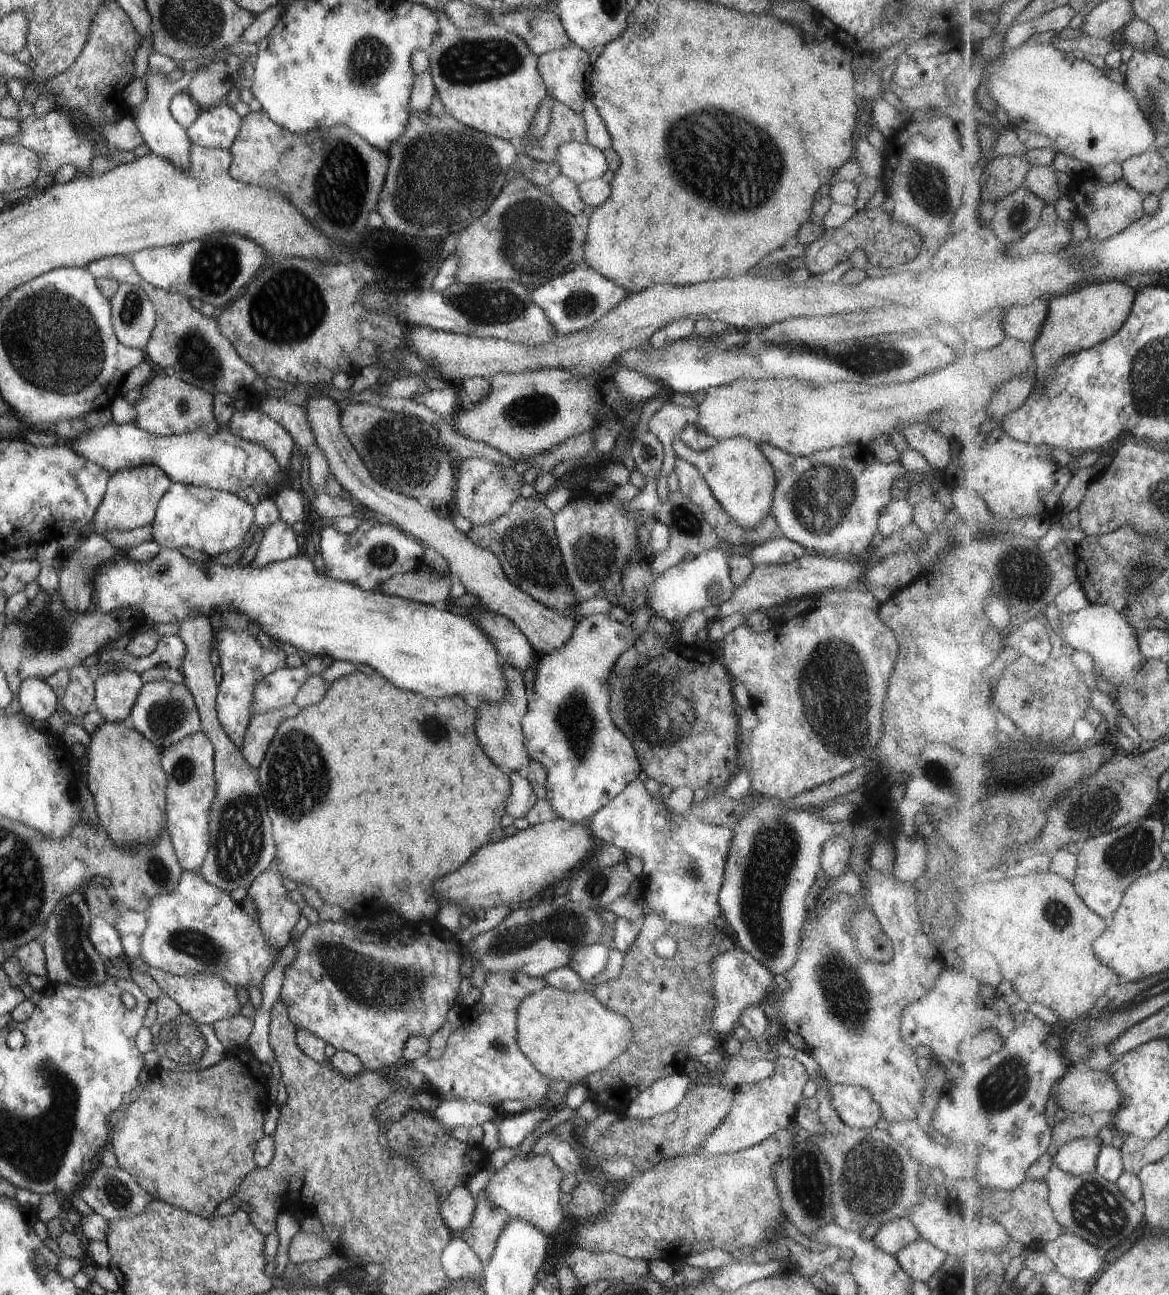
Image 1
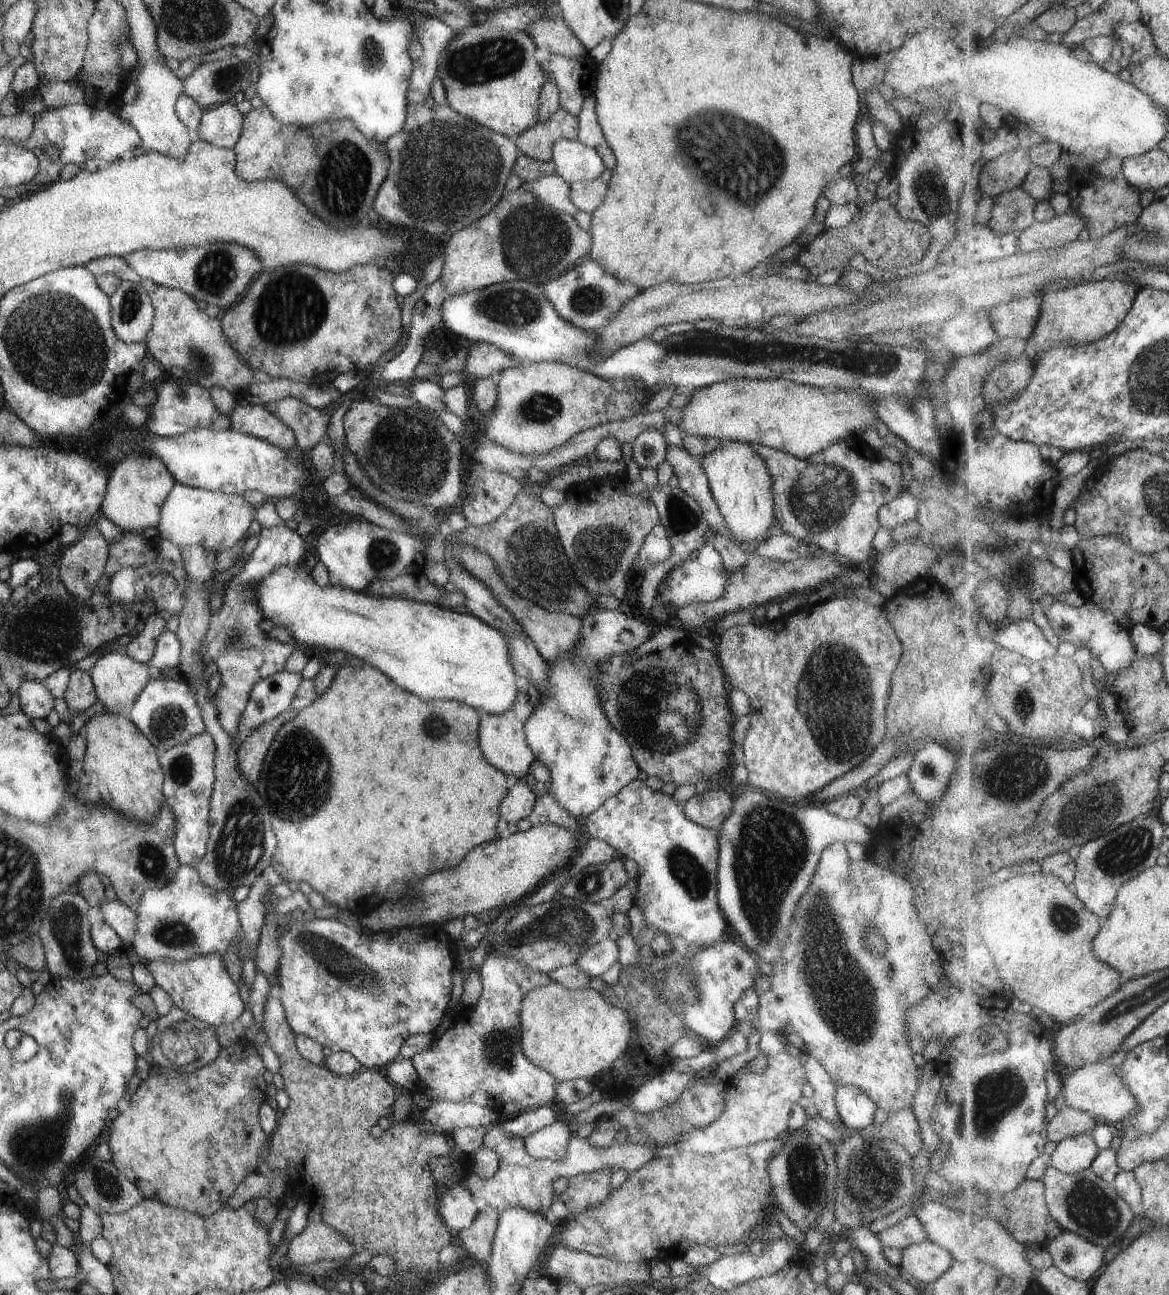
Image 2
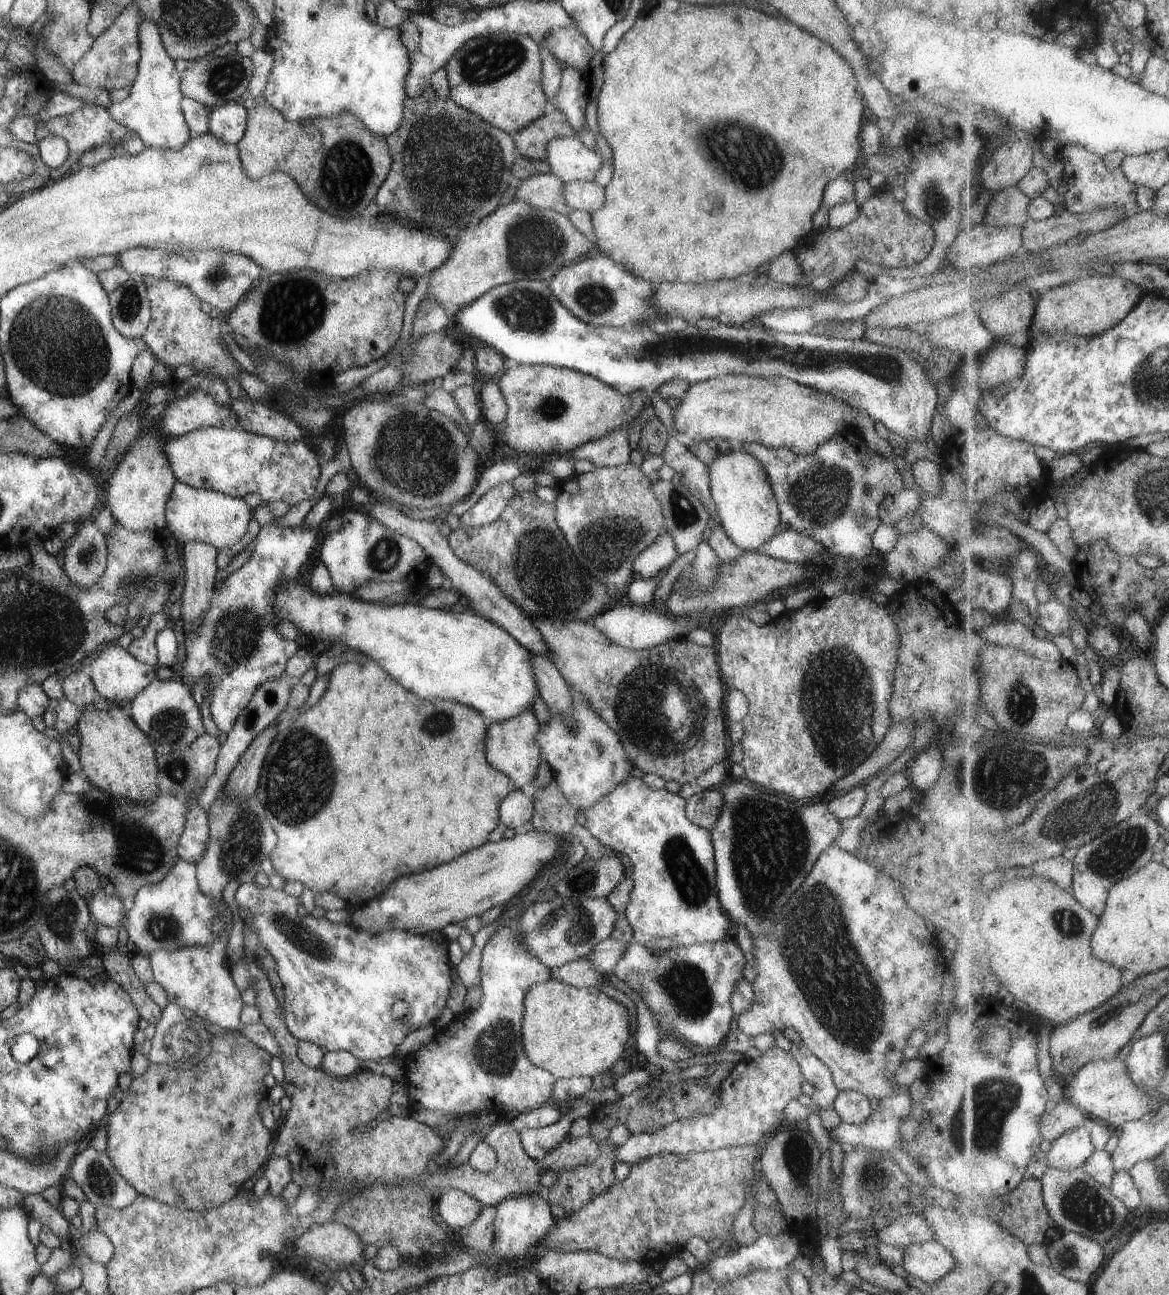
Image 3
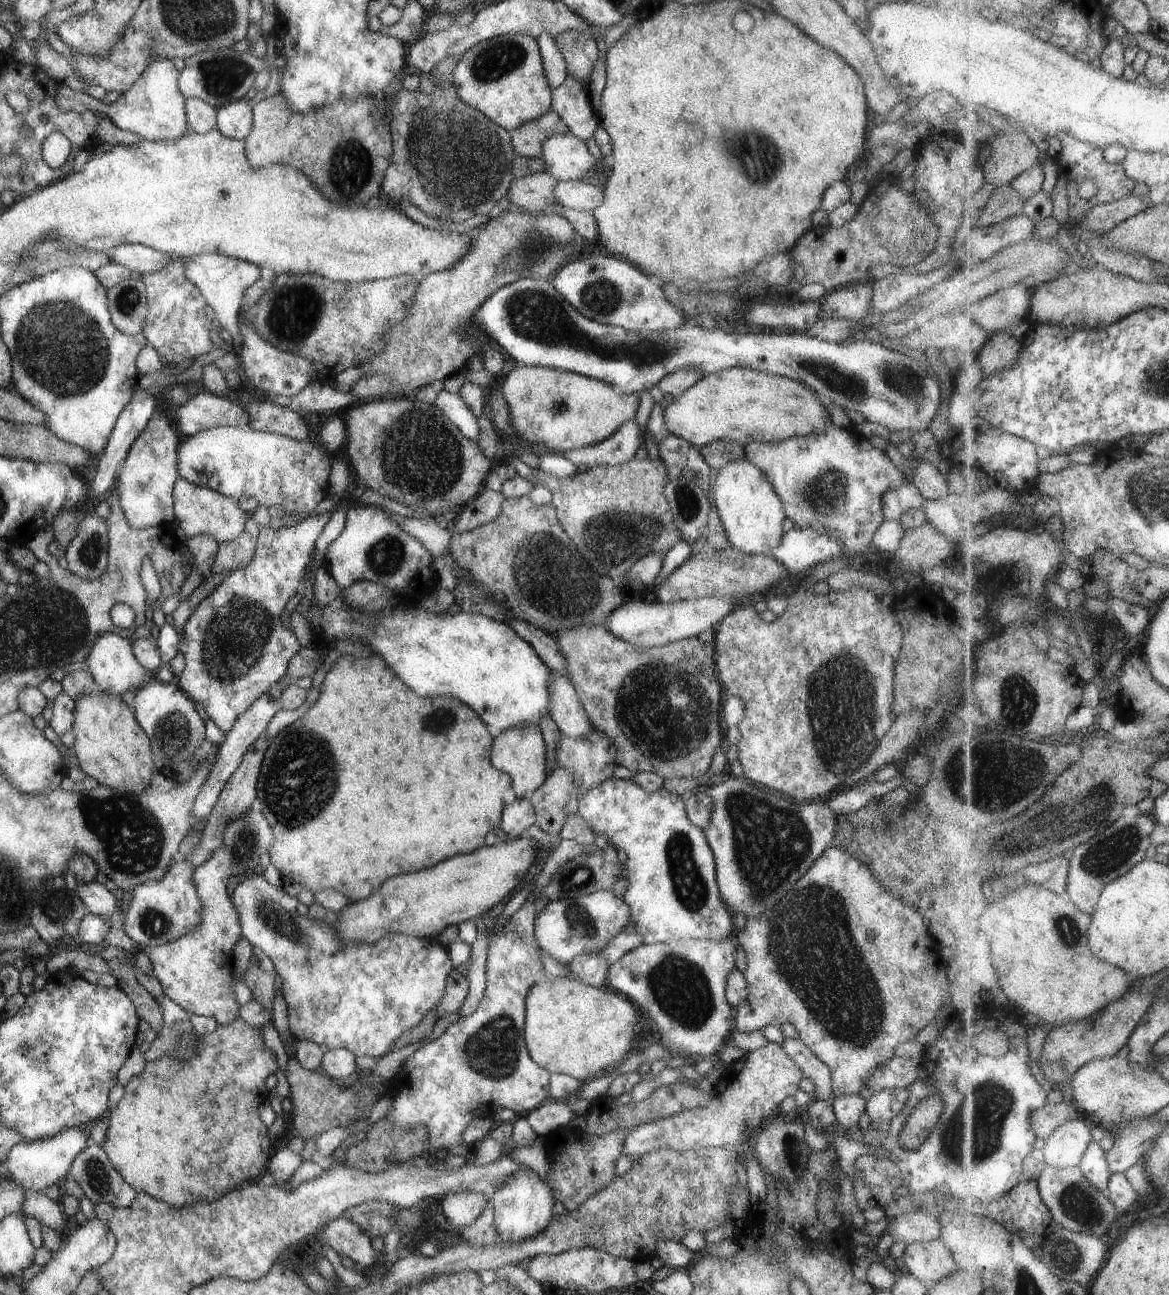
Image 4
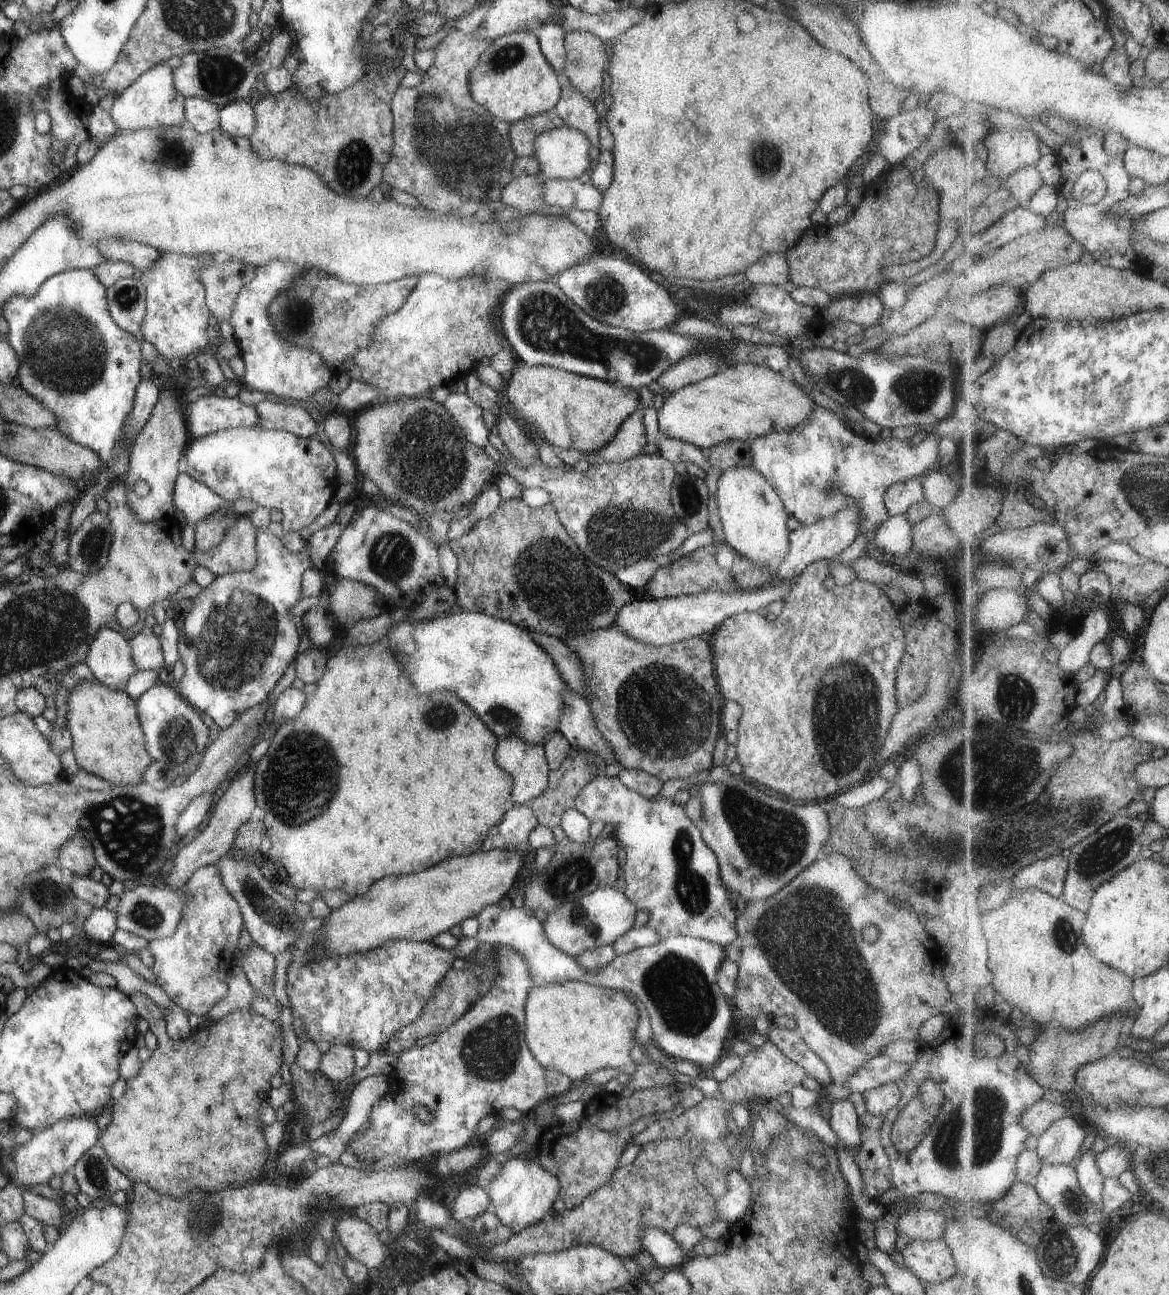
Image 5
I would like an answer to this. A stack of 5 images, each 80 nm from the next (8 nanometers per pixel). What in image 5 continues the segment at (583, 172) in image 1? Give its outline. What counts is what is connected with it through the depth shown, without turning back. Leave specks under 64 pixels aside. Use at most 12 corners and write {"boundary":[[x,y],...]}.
{"boundary":[[565,124],[533,139],[539,174],[577,179],[591,168],[590,145]]}

